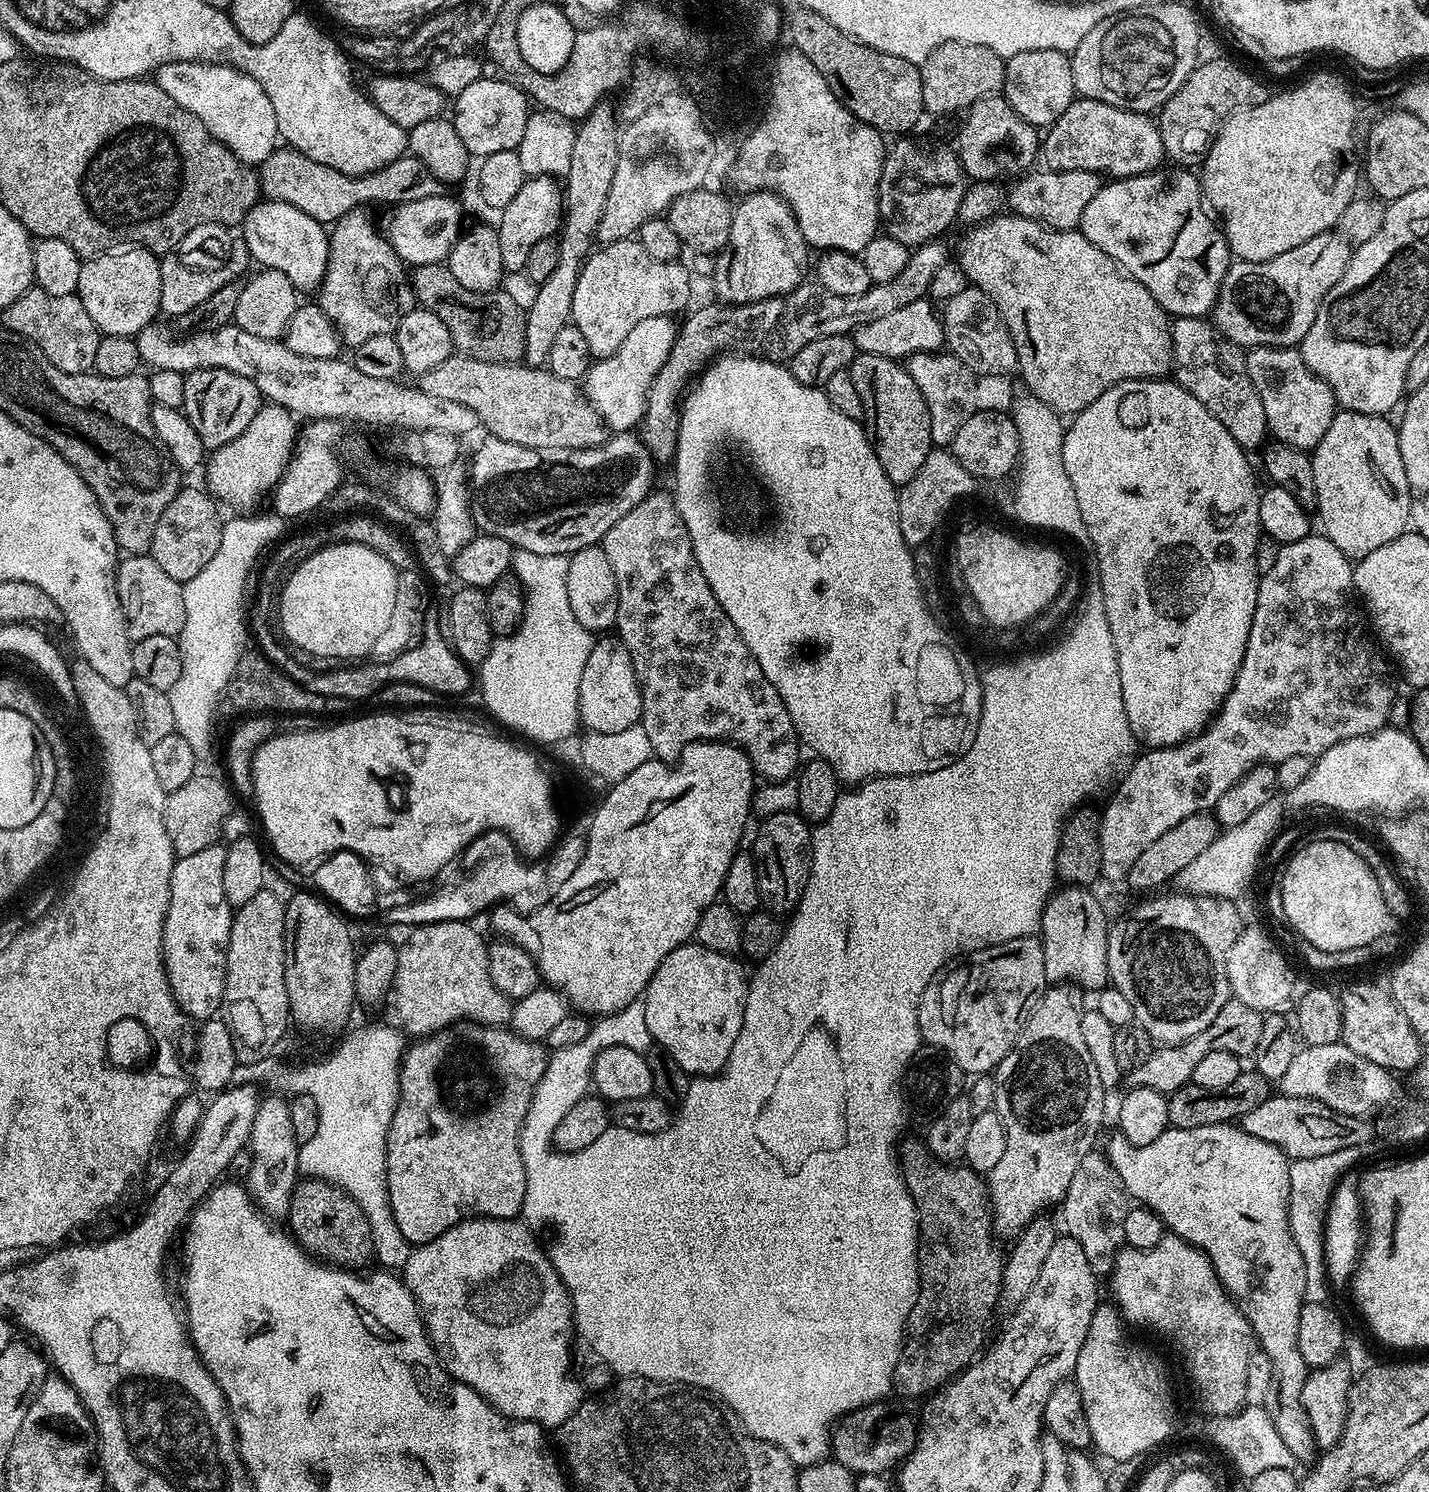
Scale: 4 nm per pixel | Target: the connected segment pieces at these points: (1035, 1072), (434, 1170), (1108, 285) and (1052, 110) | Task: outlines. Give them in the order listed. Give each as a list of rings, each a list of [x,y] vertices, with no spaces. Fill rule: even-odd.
[[[1067,983],[1049,987],[1044,995],[1036,1001],[1034,1007],[1029,1011],[1020,1030],[1020,1036],[1016,1039],[1016,1047],[1009,1052],[1008,1056],[1000,1063],[1000,1067],[995,1069],[994,1076],[999,1083],[997,1090],[995,1112],[1002,1118],[1002,1126],[1006,1130],[1006,1151],[1002,1153],[1002,1159],[998,1166],[987,1173],[986,1176],[986,1195],[990,1201],[990,1224],[1007,1238],[1015,1238],[1031,1220],[1037,1219],[1047,1208],[1055,1209],[1063,1201],[1066,1190],[1070,1186],[1070,1181],[1074,1179],[1074,1170],[1078,1170],[1078,1162],[1086,1158],[1086,1154],[1093,1151],[1096,1135],[1100,1132],[1100,1123],[1104,1120],[1104,1096],[1106,1089],[1102,1086],[1102,1078],[1098,1078],[1098,1069],[1094,1067],[1090,1053],[1086,1051],[1086,1042],[1082,1038],[1082,1026],[1080,1017],[1082,1009],[1085,1007],[1081,989]]]
[[[461,1022],[451,1028],[443,1028],[442,1031],[434,1033],[433,1036],[420,1038],[415,1041],[416,1044],[407,1049],[404,1054],[403,1061],[400,1065],[400,1099],[396,1102],[396,1109],[394,1110],[394,1118],[388,1127],[388,1135],[386,1137],[386,1147],[384,1149],[384,1166],[386,1169],[386,1191],[388,1193],[388,1205],[392,1207],[394,1214],[394,1222],[398,1222],[398,1230],[402,1230],[402,1234],[408,1239],[409,1245],[419,1246],[430,1242],[434,1238],[438,1238],[446,1230],[450,1230],[460,1220],[467,1220],[469,1218],[487,1218],[489,1220],[514,1220],[523,1213],[524,1199],[526,1198],[526,1170],[524,1163],[520,1157],[520,1127],[524,1125],[524,1118],[526,1110],[532,1101],[532,1094],[536,1089],[541,1077],[544,1076],[544,1065],[546,1063],[546,1052],[543,1047],[535,1040],[523,1040],[520,1036],[510,1031],[504,1026],[485,1026],[482,1024],[473,1024],[471,1022]]]
[[[1001,214],[969,232],[958,263],[968,275],[969,285],[983,290],[1002,314],[1014,342],[1023,387],[1046,406],[1061,414],[1075,414],[1123,380],[1159,380],[1173,371],[1169,313],[1142,282],[1128,275],[1117,260],[1098,250],[1079,230],[1046,228],[1036,220]]]
[[[1026,50],[1022,54],[1007,57],[1002,95],[1026,122],[1051,126],[1059,116],[1066,114],[1066,106],[1077,99],[1069,53],[1058,50]]]

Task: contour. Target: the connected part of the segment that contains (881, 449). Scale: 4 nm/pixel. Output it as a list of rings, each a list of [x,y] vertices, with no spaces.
[[[859,353],[852,359],[850,371],[854,378],[854,387],[862,398],[864,407],[862,423],[869,440],[872,441],[872,449],[878,462],[882,462],[882,470],[886,470],[886,478],[890,478],[890,482],[897,486],[910,482],[918,474],[922,462],[926,461],[926,456],[934,449],[930,434],[930,410],[926,406],[926,398],[922,398],[922,390],[914,386],[914,378],[910,378],[907,367],[901,361],[878,354]]]

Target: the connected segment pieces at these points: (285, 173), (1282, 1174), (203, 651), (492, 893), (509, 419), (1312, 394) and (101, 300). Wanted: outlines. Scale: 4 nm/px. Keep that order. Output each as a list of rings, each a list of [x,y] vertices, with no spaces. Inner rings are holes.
[[[278,146],[267,158],[258,166],[258,175],[260,177],[260,190],[267,199],[286,202],[314,218],[319,224],[331,226],[336,221],[341,220],[346,214],[353,212],[355,208],[364,208],[368,204],[405,204],[414,202],[418,198],[427,196],[441,195],[442,185],[440,181],[422,166],[422,162],[417,156],[405,154],[398,157],[394,162],[382,166],[382,170],[374,170],[365,176],[347,176],[330,166],[322,166],[322,162],[314,162],[314,158],[306,158],[297,148],[287,146]]]
[[[1235,1123],[1197,1128],[1170,1126],[1146,1146],[1134,1146],[1119,1134],[1113,1136],[1106,1155],[1124,1183],[1124,1191],[1133,1201],[1151,1208],[1171,1235],[1181,1236],[1208,1255],[1222,1286],[1250,1322],[1259,1351],[1264,1352],[1266,1358],[1270,1358],[1270,1366],[1274,1366],[1274,1395],[1270,1400],[1274,1426],[1298,1462],[1311,1461],[1317,1455],[1318,1445],[1302,1400],[1310,1369],[1302,1358],[1302,1350],[1298,1350],[1298,1318],[1306,1302],[1306,1266],[1302,1262],[1302,1250],[1298,1250],[1294,1234],[1290,1234],[1289,1157],[1281,1148],[1254,1138],[1254,1134]]]
[[[268,510],[265,516],[252,515],[256,514],[236,514],[233,520],[224,520],[222,542],[214,558],[210,558],[207,566],[184,584],[186,626],[182,626],[178,637],[182,650],[182,675],[178,682],[174,682],[168,697],[170,707],[174,709],[175,732],[190,742],[197,758],[204,758],[212,748],[212,719],[216,716],[216,703],[227,693],[234,670],[246,651],[244,643],[248,638],[250,640],[246,610],[244,614],[244,591],[248,588],[252,567],[260,555],[265,555],[264,548],[271,549],[285,535],[285,517],[272,510]]]
[[[484,832],[471,841],[463,855],[486,856],[486,860],[480,862],[470,872],[460,870],[458,877],[444,883],[428,898],[392,907],[386,914],[387,922],[406,926],[405,928],[413,928],[419,927],[421,924],[435,924],[438,921],[467,921],[486,908],[491,909],[494,906],[492,904],[501,899],[506,900],[524,893],[530,886],[528,872],[520,862],[520,860],[522,861],[521,855],[516,851],[516,846],[511,838],[504,832]]]
[[[453,354],[434,370],[419,373],[418,387],[431,396],[458,402],[466,410],[474,410],[477,421],[497,440],[514,442],[527,448],[593,448],[608,441],[610,429],[598,410],[574,380],[558,378],[544,366],[529,366],[524,362],[495,364],[482,362],[469,356]]]
[[[1299,347],[1247,349],[1246,370],[1254,390],[1258,390],[1258,398],[1262,398],[1269,433],[1281,444],[1305,450],[1316,448],[1322,442],[1322,434],[1330,430],[1338,405],[1328,383],[1306,366]]]
[[[135,246],[85,259],[80,266],[74,295],[105,336],[136,337],[160,312],[160,262],[157,253]]]

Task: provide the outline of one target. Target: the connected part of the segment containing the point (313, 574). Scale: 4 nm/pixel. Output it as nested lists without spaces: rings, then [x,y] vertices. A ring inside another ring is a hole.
[[[331,544],[321,549],[290,578],[280,595],[280,608],[278,613],[278,628],[283,639],[293,649],[301,648],[312,656],[325,656],[326,659],[336,659],[336,662],[356,662],[359,656],[367,657],[371,653],[374,642],[378,642],[390,626],[390,614],[394,614],[394,596],[396,594],[396,577],[398,570],[382,554],[370,550],[361,544]]]

